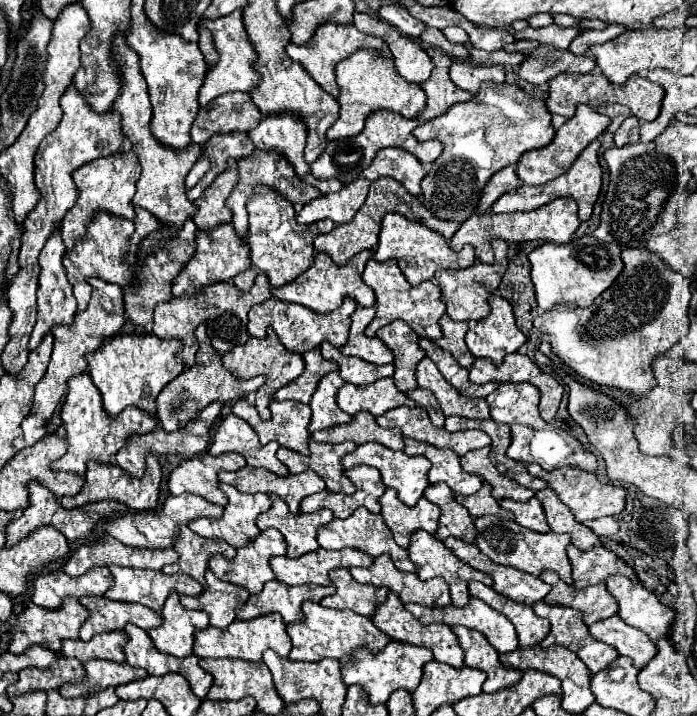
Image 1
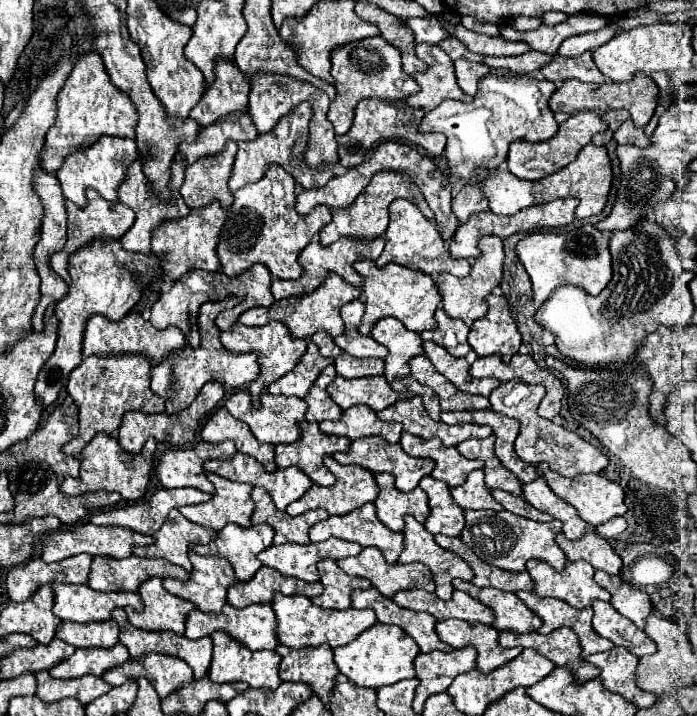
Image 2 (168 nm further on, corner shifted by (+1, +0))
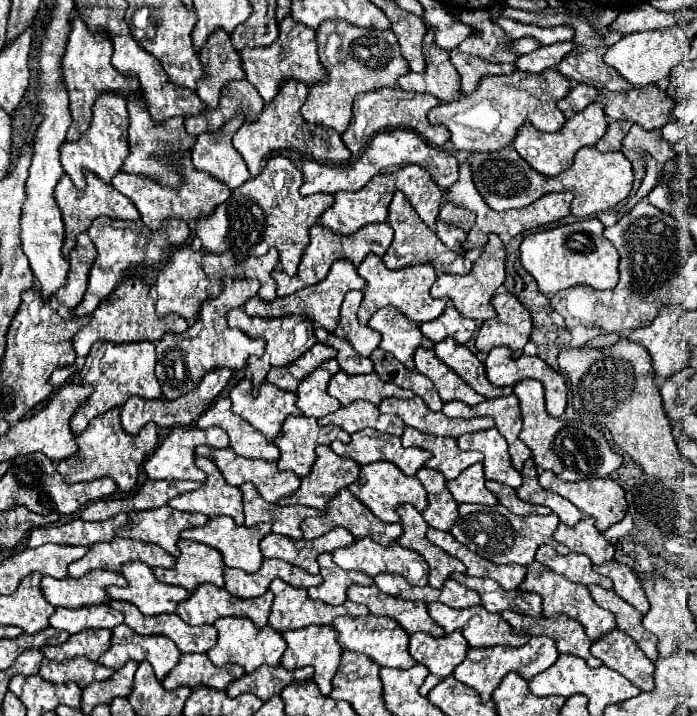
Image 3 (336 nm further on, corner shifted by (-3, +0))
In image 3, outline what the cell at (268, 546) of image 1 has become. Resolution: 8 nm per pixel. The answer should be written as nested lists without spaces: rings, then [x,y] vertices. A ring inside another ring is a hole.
[[[221,516],[221,518],[211,518],[203,528],[189,528],[185,532],[181,532],[181,538],[187,538],[187,540],[195,540],[195,542],[203,542],[211,548],[217,548],[221,554],[223,554],[223,560],[225,560],[225,566],[229,568],[239,568],[247,574],[253,574],[259,570],[261,562],[263,562],[263,554],[259,550],[259,542],[271,532],[271,526],[269,522],[263,522],[263,524],[257,524],[257,526],[237,526],[233,522],[233,518],[229,516]]]

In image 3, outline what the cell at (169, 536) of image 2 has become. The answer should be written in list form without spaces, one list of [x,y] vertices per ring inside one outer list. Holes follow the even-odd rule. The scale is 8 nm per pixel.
[[[163,506],[149,512],[133,512],[129,514],[129,530],[117,530],[117,536],[121,538],[133,538],[147,544],[157,544],[171,556],[179,558],[179,536],[187,528],[205,526],[209,518],[205,514],[189,514],[173,510],[171,506]]]

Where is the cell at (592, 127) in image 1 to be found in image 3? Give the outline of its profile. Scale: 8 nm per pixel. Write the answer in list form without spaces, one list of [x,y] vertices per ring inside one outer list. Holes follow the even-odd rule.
[[[589,104],[585,110],[577,112],[575,116],[571,116],[563,128],[559,132],[547,134],[547,132],[539,132],[537,128],[533,128],[531,124],[525,124],[519,130],[519,136],[513,142],[513,148],[521,154],[521,158],[539,174],[543,176],[557,176],[563,170],[567,170],[573,164],[573,158],[577,154],[579,148],[583,146],[595,146],[599,138],[603,138],[603,134],[607,132],[607,122],[605,122],[605,114],[603,114],[603,106],[601,104]]]

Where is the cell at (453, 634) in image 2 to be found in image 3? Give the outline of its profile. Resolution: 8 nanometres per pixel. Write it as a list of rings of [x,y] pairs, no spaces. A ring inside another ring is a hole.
[[[431,602],[429,606],[431,618],[447,632],[453,634],[461,630],[473,648],[489,648],[489,646],[525,646],[527,636],[515,636],[511,626],[499,616],[489,614],[483,606],[469,610],[453,610],[445,608],[439,602]]]

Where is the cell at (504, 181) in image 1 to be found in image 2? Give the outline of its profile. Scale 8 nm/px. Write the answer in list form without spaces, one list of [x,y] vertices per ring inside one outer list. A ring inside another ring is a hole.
[[[469,184],[465,186],[451,202],[451,210],[457,216],[457,220],[463,224],[471,214],[475,212],[483,212],[489,210],[487,206],[487,198],[481,194],[477,184]]]

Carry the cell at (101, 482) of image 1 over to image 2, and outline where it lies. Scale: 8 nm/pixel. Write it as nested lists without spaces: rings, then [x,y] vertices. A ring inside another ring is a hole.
[[[97,434],[85,450],[81,450],[81,468],[79,468],[79,478],[65,476],[61,482],[61,490],[65,494],[85,494],[85,492],[97,492],[97,490],[109,490],[109,492],[119,492],[125,500],[141,500],[145,496],[147,484],[149,484],[149,474],[153,470],[153,454],[155,454],[157,442],[149,438],[139,454],[129,454],[125,452],[117,438],[107,436],[107,434]]]

